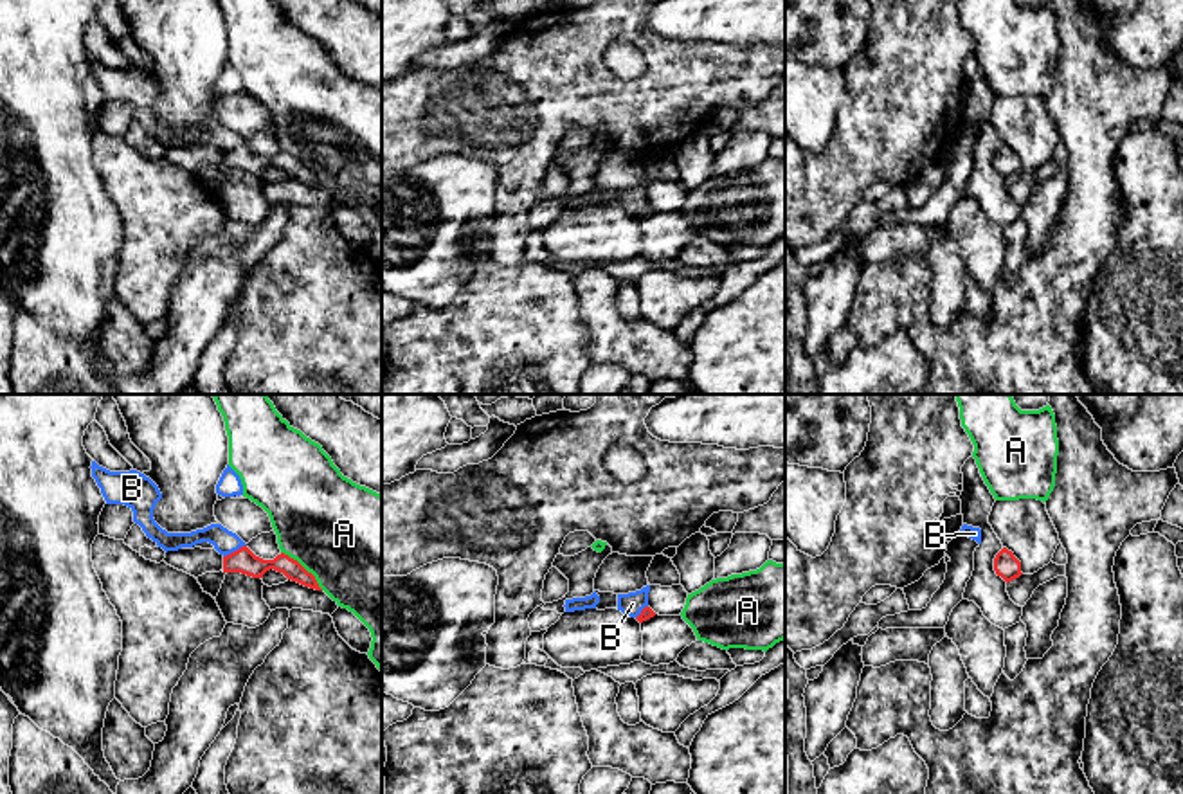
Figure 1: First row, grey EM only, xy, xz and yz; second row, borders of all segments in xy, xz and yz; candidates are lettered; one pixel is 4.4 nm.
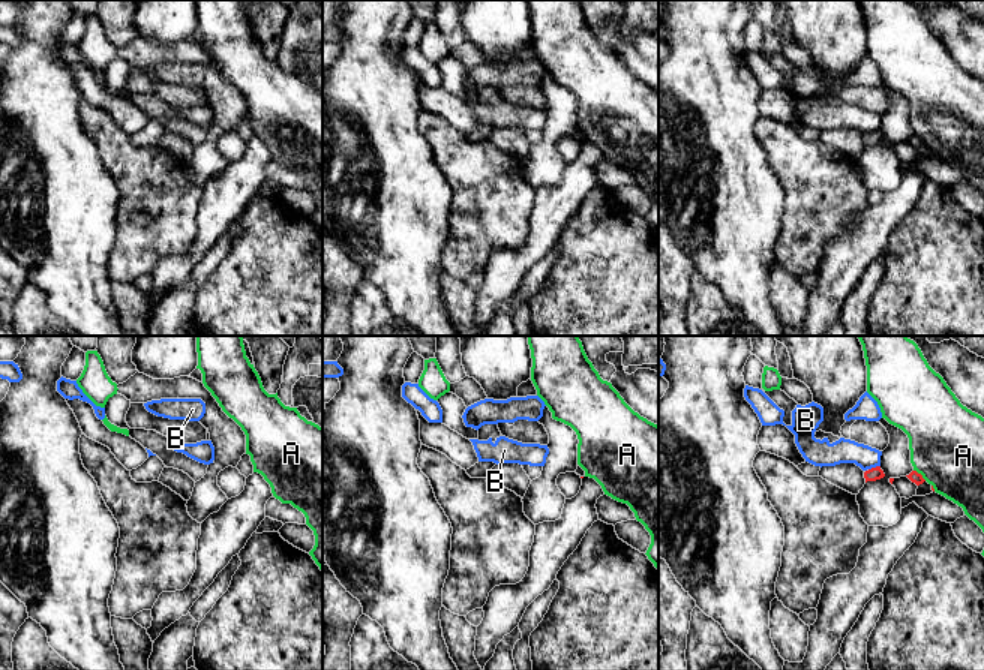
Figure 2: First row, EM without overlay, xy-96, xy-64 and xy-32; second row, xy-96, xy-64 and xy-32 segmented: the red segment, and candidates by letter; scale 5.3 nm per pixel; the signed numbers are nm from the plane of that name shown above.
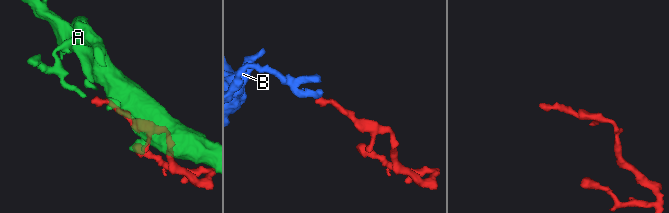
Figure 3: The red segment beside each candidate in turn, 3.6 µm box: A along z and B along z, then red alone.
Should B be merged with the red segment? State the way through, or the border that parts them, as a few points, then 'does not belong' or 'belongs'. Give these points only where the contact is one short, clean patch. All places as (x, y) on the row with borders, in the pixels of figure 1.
border along xy (245, 544), (224, 557); does not belong

